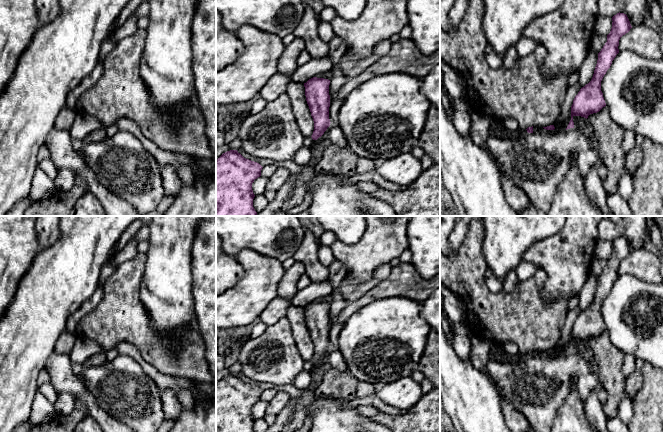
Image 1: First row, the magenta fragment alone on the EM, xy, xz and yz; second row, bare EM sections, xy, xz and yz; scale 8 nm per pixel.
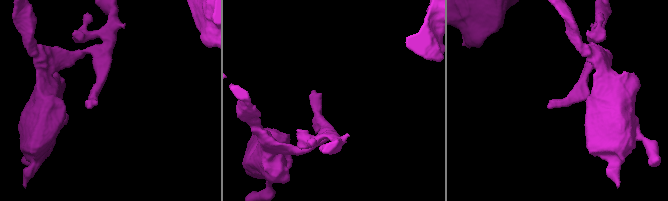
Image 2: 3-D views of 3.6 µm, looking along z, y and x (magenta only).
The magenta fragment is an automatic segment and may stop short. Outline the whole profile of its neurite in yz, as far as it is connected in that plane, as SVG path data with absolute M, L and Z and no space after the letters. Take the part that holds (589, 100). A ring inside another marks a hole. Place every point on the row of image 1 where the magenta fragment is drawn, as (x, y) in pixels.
M617 13L612 17L612 28L607 35L607 42L598 53L598 60L591 81L580 89L571 106L571 120L566 128L574 128L573 117L588 118L590 114L599 112L606 106L601 91L601 81L610 68L612 61L619 53L619 40L632 28L626 14Z

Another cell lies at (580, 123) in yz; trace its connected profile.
M573 116L573 122L574 128L577 128L579 130L583 130L589 125L588 120L581 116Z

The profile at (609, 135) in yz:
M606 106L590 114L587 120L595 131L603 164L608 168L603 188L607 194L618 193L618 182L626 169L626 153L622 147L626 131L612 120Z

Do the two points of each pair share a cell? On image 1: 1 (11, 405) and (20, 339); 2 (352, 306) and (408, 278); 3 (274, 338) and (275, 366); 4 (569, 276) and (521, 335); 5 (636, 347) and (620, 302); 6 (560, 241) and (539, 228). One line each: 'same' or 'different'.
1: same
2: same
3: same
4: different
5: same
6: different

